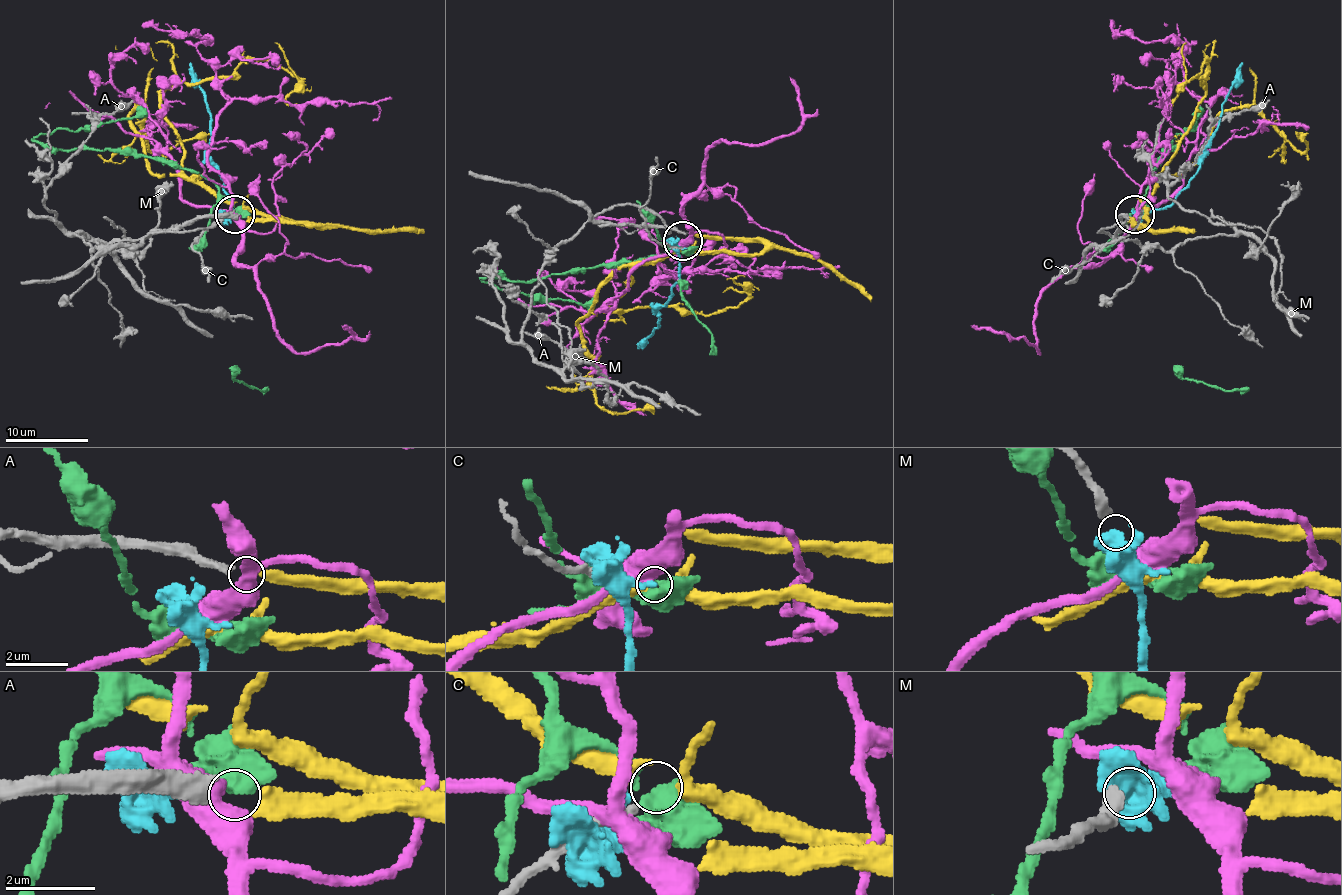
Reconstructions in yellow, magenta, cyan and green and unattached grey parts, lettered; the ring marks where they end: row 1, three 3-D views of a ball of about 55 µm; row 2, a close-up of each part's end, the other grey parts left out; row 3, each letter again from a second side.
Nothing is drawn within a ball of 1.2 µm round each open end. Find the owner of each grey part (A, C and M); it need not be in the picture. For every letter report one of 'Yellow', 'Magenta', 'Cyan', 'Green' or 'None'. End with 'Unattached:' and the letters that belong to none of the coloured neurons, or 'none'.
A: Yellow
C: None
M: Cyan
Unattached: C

